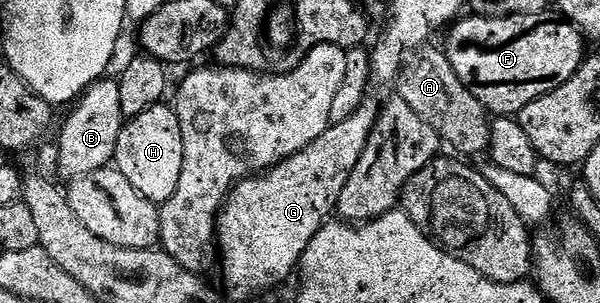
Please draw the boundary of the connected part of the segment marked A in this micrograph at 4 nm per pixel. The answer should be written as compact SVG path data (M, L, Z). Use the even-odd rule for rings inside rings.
M426 46L417 49L415 55L402 67L395 85L396 95L441 140L442 145L454 148L462 157L488 153L490 117L483 105L471 94L469 88L459 82L455 70L440 47Z

